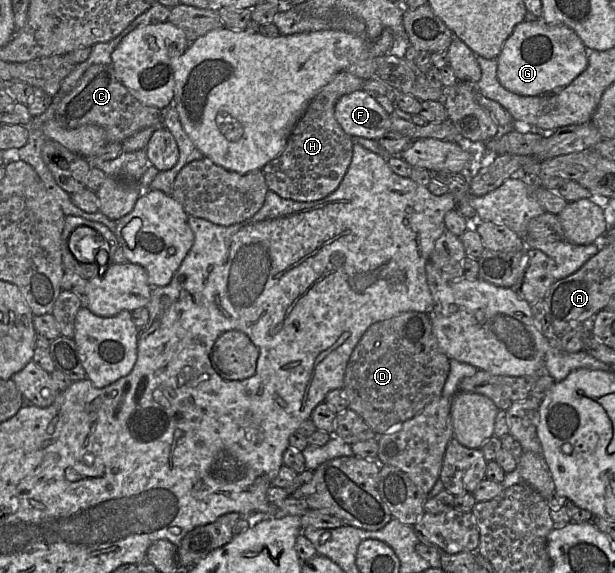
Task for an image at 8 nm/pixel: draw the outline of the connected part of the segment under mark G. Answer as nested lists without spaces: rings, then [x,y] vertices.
[[[543,19],[519,23],[496,59],[500,84],[523,96],[555,93],[571,84],[588,66],[587,48],[577,33],[566,25],[548,25]]]

